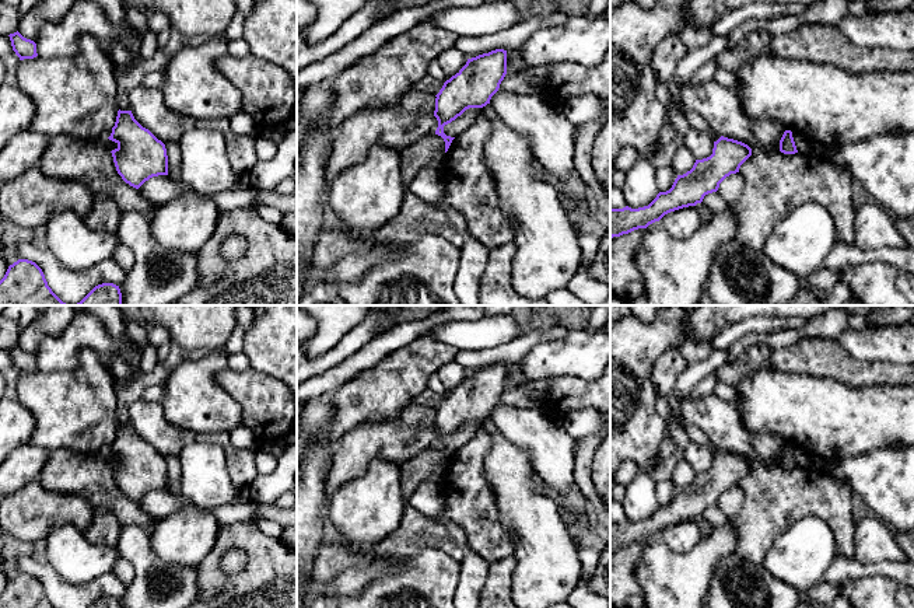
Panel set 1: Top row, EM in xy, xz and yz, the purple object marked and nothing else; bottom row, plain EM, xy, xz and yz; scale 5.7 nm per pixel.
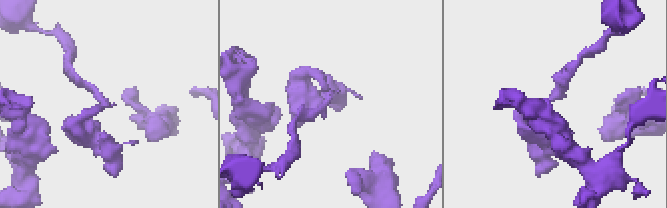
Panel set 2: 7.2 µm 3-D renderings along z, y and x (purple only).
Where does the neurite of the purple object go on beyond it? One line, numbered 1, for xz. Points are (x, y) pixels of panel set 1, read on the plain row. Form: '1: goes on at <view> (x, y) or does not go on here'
1: does not go on here

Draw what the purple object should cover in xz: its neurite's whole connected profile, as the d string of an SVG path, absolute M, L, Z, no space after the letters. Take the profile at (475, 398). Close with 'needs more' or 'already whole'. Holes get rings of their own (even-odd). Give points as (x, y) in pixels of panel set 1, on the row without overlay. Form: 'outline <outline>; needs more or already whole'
outline M495 363L467 373L466 378L447 394L435 409L434 430L438 434L435 448L445 455L445 467L455 451L444 447L444 440L455 434L469 422L490 417L507 388L507 364Z; already whole

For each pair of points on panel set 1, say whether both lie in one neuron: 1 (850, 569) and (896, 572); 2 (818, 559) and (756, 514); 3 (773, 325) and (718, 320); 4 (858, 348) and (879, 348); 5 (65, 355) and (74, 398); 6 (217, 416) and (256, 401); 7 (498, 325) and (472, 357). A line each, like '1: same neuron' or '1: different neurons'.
1: same neuron
2: different neurons
3: different neurons
4: same neuron
5: different neurons
6: different neurons
7: different neurons

